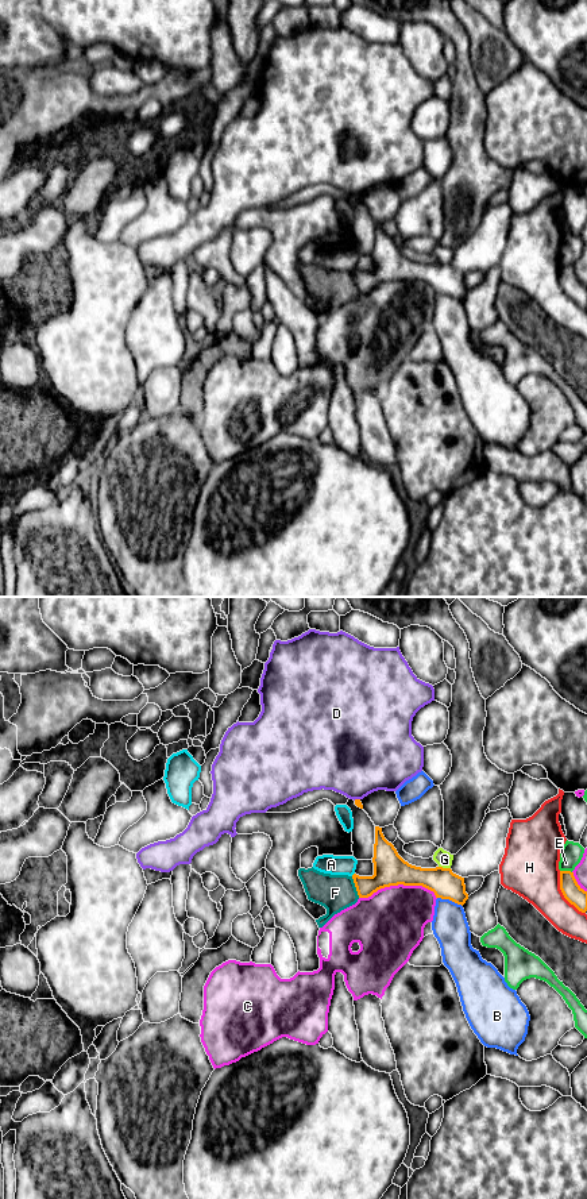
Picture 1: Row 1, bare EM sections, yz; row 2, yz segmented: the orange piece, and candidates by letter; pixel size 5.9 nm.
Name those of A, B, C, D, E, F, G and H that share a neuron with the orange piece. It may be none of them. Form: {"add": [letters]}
{"add": []}

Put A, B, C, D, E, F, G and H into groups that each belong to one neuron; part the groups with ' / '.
A / B / C / D / E / F / G / H

